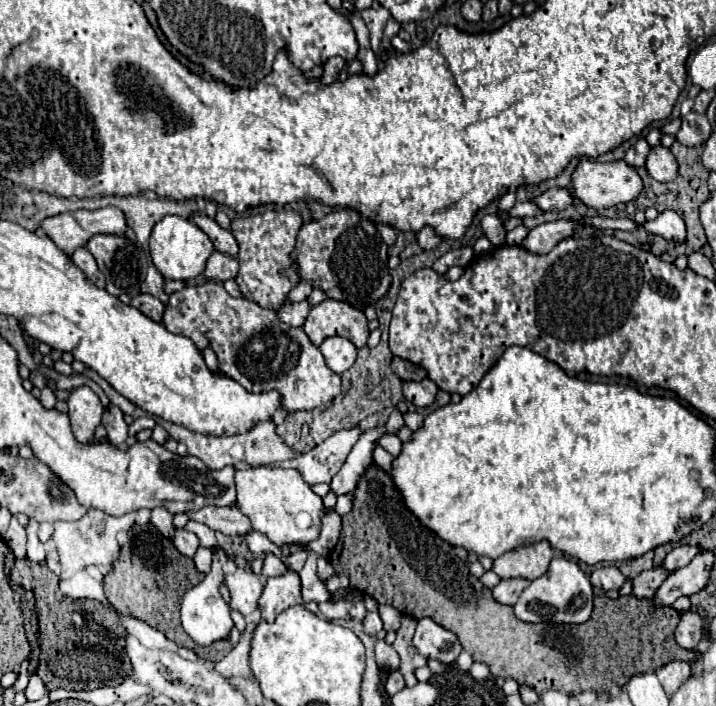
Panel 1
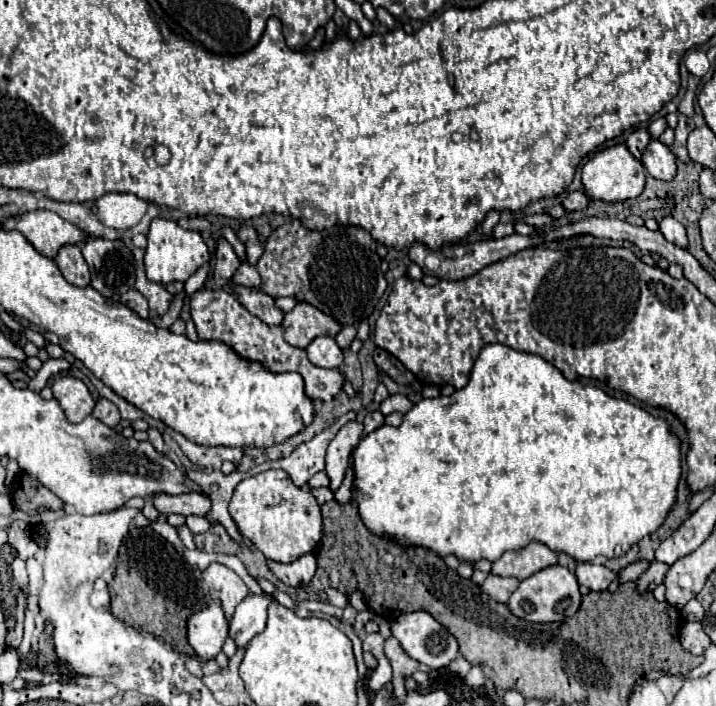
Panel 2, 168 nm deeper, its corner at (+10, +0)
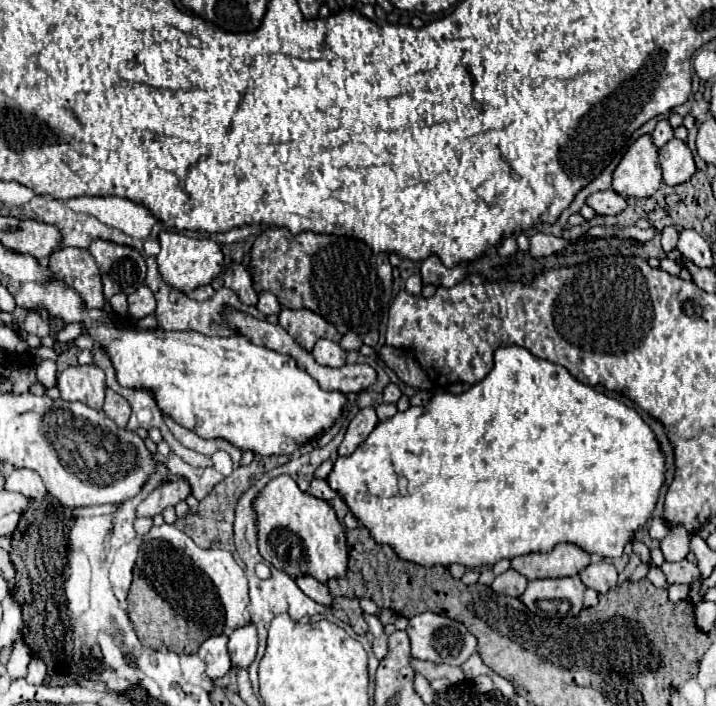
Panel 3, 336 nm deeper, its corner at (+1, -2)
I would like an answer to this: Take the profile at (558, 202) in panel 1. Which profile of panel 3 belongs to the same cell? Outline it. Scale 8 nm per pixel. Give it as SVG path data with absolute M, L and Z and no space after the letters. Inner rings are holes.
M603 190L603 192L595 192L587 198L587 204L597 210L599 214L621 214L627 208L627 198L617 194L615 190Z

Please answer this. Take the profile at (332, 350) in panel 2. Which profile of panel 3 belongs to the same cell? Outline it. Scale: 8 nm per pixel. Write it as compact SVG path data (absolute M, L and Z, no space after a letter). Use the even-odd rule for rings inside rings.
M325 338L317 340L311 354L317 360L317 364L321 364L321 366L339 368L339 366L345 364L345 350L341 350L341 346L337 342L331 342L331 340L325 340Z

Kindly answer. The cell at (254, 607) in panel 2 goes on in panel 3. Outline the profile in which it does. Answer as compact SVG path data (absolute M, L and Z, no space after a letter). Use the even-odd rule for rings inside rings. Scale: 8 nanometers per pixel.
M247 624L243 628L237 628L229 636L229 656L231 656L231 670L249 668L249 664L255 660L257 654L257 630L255 626Z

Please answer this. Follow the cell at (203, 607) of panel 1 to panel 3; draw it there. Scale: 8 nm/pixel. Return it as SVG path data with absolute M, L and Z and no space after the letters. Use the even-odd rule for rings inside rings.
M225 634L203 642L197 656L207 664L207 676L211 680L217 680L231 670L231 662L227 658L227 636Z

